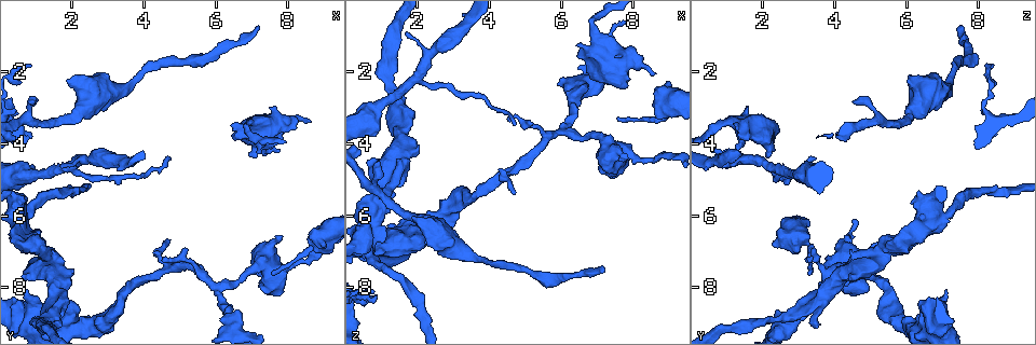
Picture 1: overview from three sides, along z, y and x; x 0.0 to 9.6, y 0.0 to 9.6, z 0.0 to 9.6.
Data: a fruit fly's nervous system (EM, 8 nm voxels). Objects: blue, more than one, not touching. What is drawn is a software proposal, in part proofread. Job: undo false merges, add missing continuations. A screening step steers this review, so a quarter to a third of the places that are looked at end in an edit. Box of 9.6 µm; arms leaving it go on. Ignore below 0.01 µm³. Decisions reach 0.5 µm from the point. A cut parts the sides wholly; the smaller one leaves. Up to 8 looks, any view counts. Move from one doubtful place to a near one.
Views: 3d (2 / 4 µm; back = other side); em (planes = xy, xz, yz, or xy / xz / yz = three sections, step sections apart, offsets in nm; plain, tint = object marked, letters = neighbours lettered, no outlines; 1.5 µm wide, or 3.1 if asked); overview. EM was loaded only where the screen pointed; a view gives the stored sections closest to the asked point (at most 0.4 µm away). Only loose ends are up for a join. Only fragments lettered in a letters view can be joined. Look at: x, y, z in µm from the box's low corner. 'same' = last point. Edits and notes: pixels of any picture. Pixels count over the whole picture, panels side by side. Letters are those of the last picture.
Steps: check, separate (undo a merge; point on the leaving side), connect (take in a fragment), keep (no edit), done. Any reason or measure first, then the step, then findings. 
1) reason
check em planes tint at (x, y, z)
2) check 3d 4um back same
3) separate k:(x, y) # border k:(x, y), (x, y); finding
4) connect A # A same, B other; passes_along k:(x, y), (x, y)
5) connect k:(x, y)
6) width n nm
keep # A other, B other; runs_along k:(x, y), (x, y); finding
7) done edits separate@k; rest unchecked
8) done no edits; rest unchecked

end of a long branch
check 3d 4um at (7.20, 0.70, 7.50)

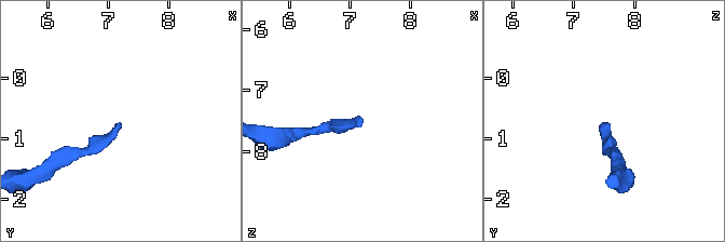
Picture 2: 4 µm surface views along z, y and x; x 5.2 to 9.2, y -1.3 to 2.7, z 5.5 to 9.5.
now the EM
check em planes letters at (7.15, 0.75, 7.45)

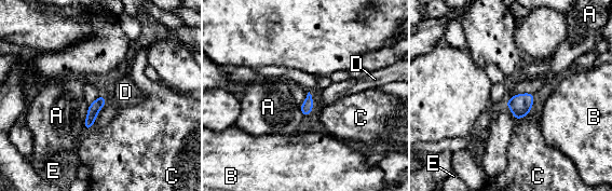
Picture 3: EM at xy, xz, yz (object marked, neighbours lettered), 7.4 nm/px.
connect D # A other, B other, C other, D same, E other; passes_along 3:(306, 109), (312, 106), (335, 91); the neuron continues

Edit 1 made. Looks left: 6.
stops while still wide
check em planes letters at (8.65, 3.35, 2.00)

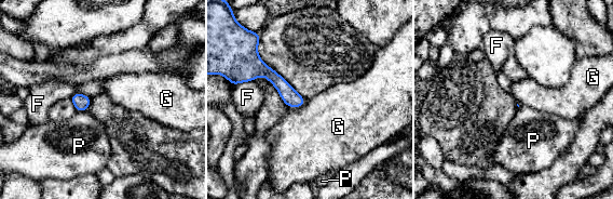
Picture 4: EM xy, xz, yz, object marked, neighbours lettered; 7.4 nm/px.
keep # F other, G other, P other; runs_along 4:(255, 61), (297, 101), (301, 101); none of them fits

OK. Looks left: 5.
sudden change in width
check 3d 4um at (8.80, 6.85, 3.30)

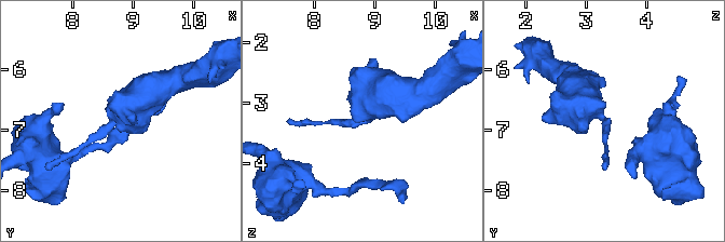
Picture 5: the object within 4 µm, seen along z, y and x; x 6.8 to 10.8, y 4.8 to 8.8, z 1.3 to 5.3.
check em planes letters at (8.80, 6.85, 3.35)

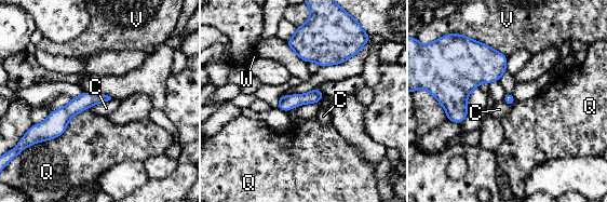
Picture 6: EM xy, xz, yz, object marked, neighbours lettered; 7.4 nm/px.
keep # C other, Q other, V other, W other; border 6:(111, 98), (93, 104), (89, 108); continuous, no second neuron

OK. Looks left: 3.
an open end
check em yz step 8 tint at (1.20, 6.50, 6.35)

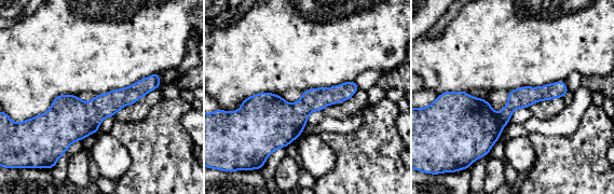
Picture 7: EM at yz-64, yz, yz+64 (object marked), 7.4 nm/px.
check em planes tint same

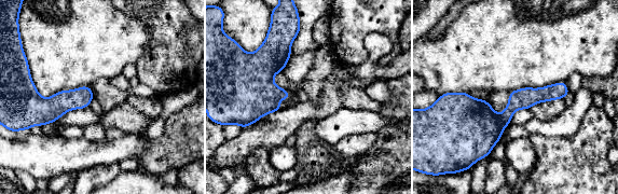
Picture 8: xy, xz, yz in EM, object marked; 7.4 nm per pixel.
check em planes letters same

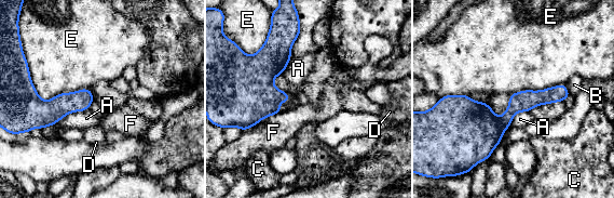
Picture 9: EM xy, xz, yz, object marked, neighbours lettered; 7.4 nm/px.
keep # A other, B other, C other, D other, E other, F other; border 9:(284, 110), (269, 115), (243, 131); none of them fits

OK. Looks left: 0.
done edits connect@3; rest unchecked

